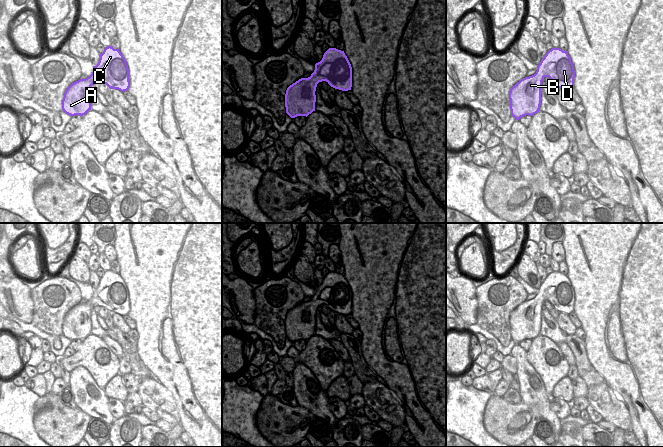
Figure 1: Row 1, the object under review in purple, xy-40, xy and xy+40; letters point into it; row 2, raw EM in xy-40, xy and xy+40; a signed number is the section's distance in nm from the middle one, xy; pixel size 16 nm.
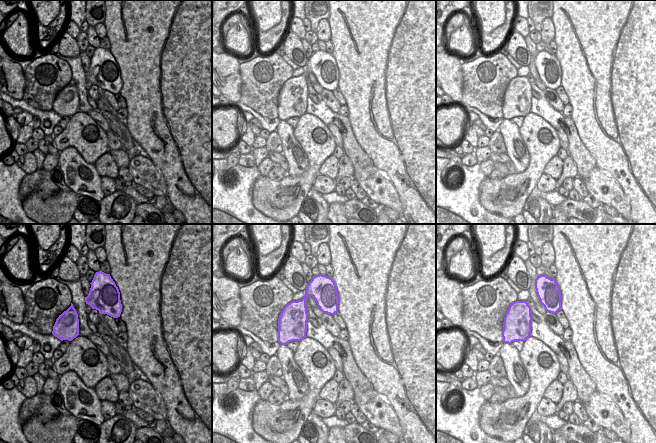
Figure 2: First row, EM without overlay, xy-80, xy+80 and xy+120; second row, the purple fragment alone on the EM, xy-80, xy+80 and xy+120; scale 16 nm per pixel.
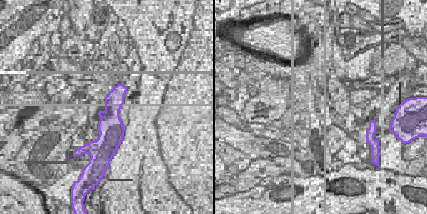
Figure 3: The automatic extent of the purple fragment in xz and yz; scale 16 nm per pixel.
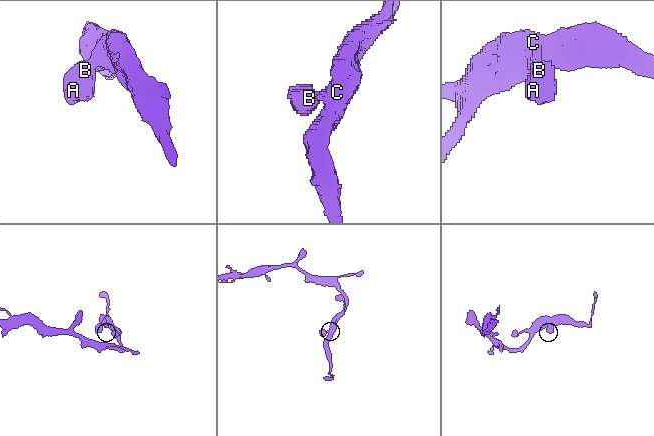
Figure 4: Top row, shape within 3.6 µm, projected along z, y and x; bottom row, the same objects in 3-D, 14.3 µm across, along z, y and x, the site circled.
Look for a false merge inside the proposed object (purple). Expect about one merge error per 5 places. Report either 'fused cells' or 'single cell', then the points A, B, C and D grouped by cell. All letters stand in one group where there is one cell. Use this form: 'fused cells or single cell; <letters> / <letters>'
single cell; A B C D

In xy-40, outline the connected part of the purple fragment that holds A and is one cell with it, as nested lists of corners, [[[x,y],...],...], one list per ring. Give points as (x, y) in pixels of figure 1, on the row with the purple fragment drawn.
[[[105,47],[100,54],[98,64],[93,66],[92,74],[72,83],[66,89],[62,100],[62,110],[70,116],[83,116],[91,110],[91,86],[96,81],[121,92],[129,89],[128,65],[119,49]]]

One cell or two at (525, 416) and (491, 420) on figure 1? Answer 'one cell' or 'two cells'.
one cell

